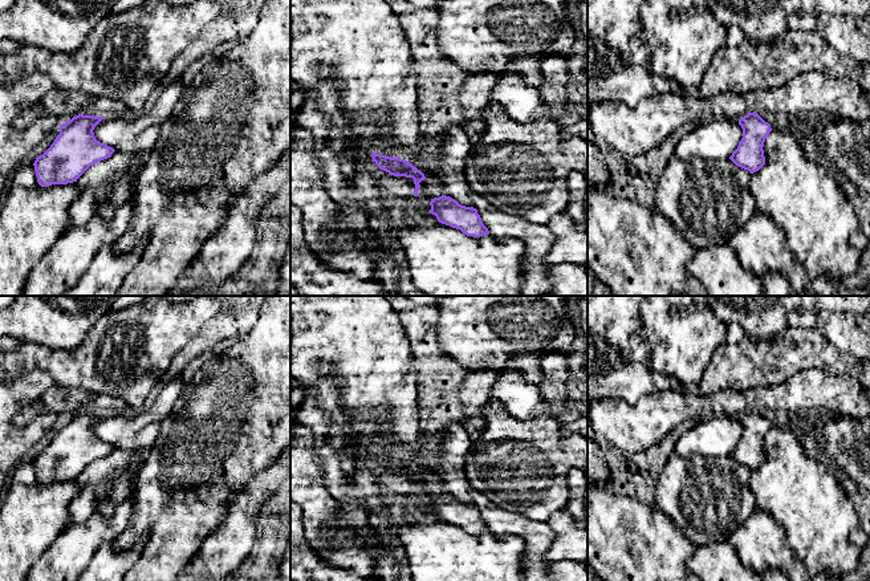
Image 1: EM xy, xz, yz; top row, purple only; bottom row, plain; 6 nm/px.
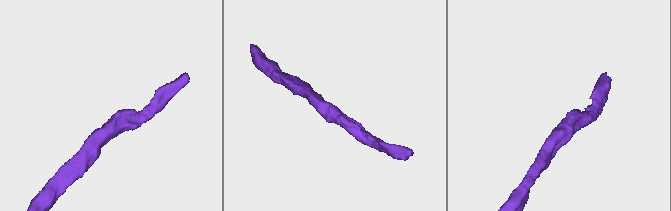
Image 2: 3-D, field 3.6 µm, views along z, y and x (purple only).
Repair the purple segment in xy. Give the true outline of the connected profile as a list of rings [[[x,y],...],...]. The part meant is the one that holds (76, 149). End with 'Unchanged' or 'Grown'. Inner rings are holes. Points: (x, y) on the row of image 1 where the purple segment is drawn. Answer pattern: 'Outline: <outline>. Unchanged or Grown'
Outline: [[[78,114],[60,126],[60,134],[33,164],[20,166],[12,175],[9,194],[0,210],[0,296],[23,296],[28,276],[52,245],[66,232],[70,223],[69,207],[80,195],[77,179],[93,164],[115,151],[94,137],[94,127],[105,117]]]. Grown

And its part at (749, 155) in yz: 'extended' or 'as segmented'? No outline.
extended

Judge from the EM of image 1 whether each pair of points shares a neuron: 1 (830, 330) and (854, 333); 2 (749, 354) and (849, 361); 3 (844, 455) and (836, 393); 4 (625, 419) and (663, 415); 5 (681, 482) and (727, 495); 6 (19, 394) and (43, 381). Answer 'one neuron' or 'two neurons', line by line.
1: one neuron
2: one neuron
3: two neurons
4: one neuron
5: one neuron
6: one neuron

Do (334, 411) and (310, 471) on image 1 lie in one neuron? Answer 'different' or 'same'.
different

